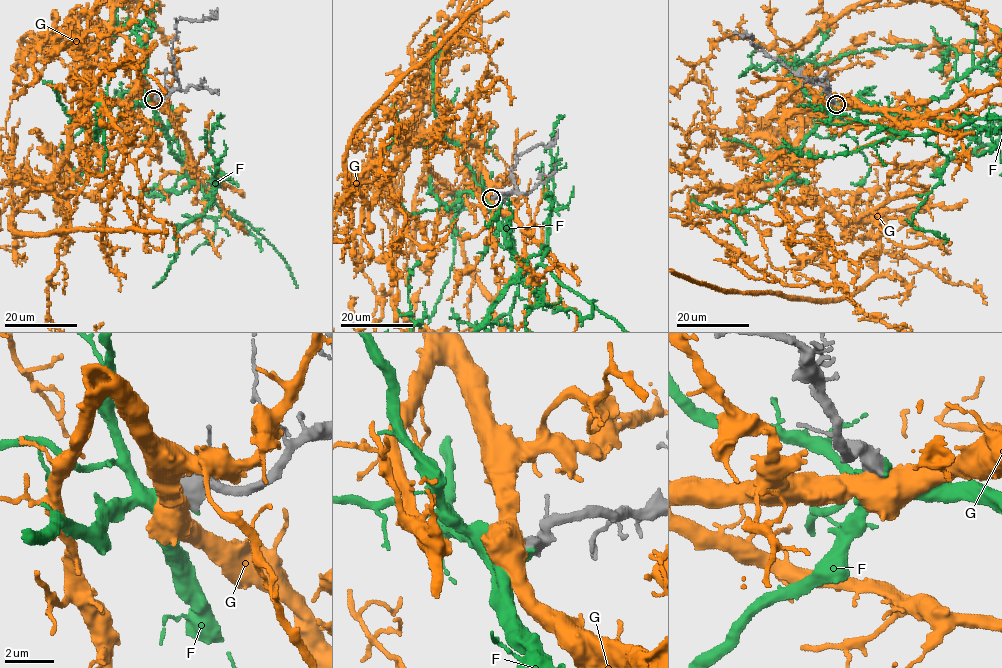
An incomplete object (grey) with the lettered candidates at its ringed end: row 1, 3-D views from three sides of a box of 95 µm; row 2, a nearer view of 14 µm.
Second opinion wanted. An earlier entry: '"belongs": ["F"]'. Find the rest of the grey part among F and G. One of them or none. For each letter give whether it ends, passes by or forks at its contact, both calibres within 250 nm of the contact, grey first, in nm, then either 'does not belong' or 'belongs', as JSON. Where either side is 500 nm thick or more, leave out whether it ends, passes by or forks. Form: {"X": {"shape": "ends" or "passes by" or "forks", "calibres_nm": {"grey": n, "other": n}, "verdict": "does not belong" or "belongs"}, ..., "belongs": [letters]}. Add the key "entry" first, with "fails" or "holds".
{"entry": "holds", "F": {"calibres_nm": {"grey": 700, "other": 650}, "verdict": "belongs"}, "G": {"calibres_nm": {"grey": 750, "other": 750}, "verdict": "does not belong"}, "belongs": ["F"]}

